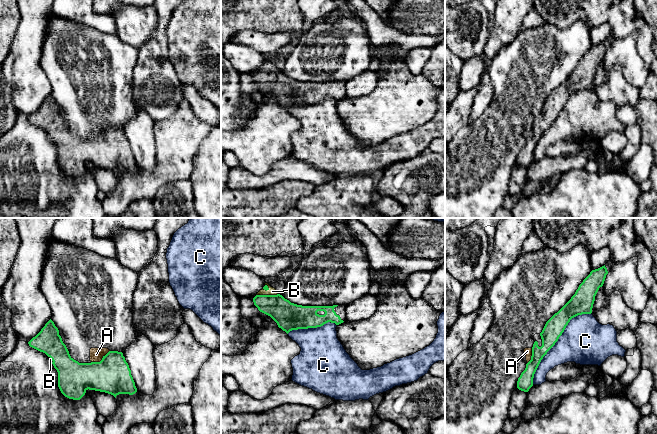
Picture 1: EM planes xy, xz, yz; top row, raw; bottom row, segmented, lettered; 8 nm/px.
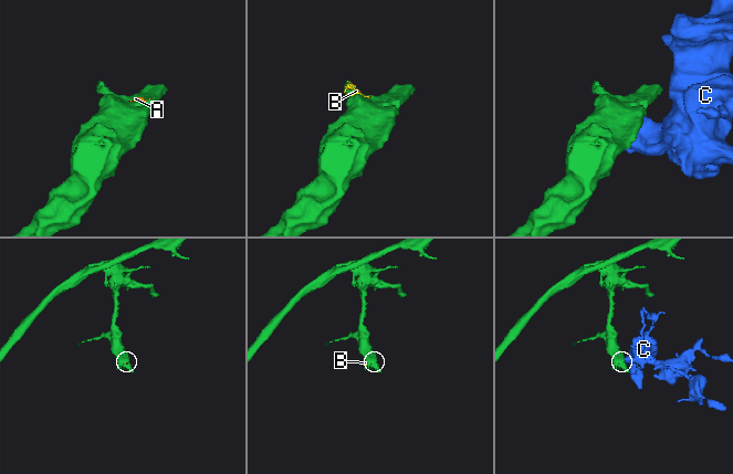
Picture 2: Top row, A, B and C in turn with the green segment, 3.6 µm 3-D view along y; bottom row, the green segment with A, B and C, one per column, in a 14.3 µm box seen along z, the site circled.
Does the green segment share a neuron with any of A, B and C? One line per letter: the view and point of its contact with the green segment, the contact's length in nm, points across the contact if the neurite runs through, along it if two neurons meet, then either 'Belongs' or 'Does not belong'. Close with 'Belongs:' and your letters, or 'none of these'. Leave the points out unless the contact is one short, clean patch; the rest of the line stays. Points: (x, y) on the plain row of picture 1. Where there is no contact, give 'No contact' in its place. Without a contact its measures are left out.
A: Touches green at xy (101, 136). Shared border 180 nm. Boundary: xy (109, 126), (99, 137), (91, 138). Does not belong
B: Touches green at xz (266, 71). Shared border 180 nm. Belongs
C: Touches green at yz (556, 117). Shared border 750 nm. Does not belong
Belongs: B

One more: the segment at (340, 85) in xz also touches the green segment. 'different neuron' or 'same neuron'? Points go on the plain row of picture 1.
same neuron

